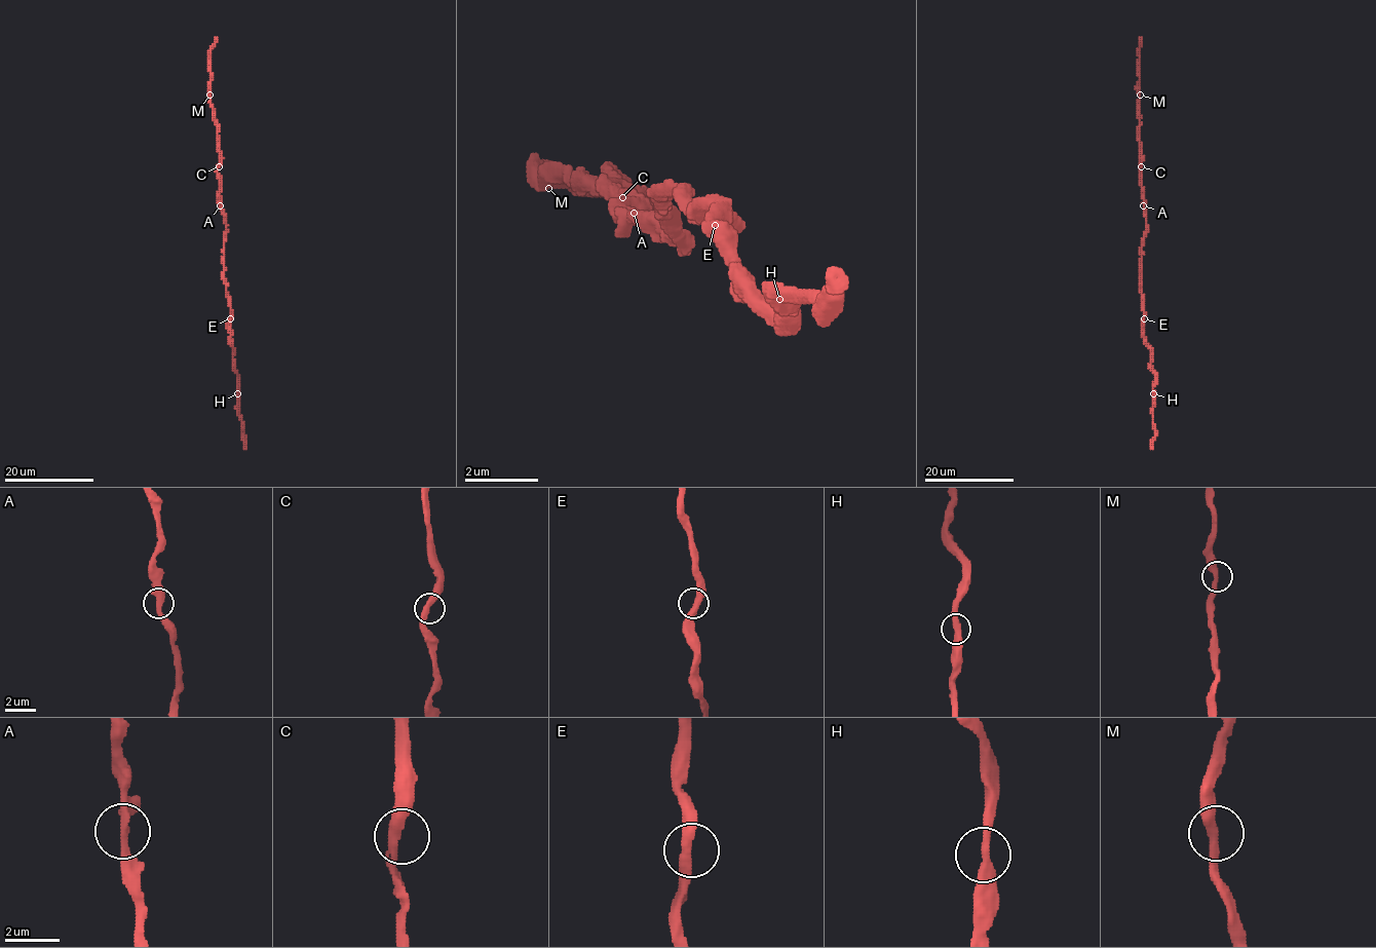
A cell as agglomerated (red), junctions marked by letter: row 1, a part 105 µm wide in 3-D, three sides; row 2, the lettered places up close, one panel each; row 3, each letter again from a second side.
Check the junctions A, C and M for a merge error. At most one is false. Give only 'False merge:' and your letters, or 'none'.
False merge: none

